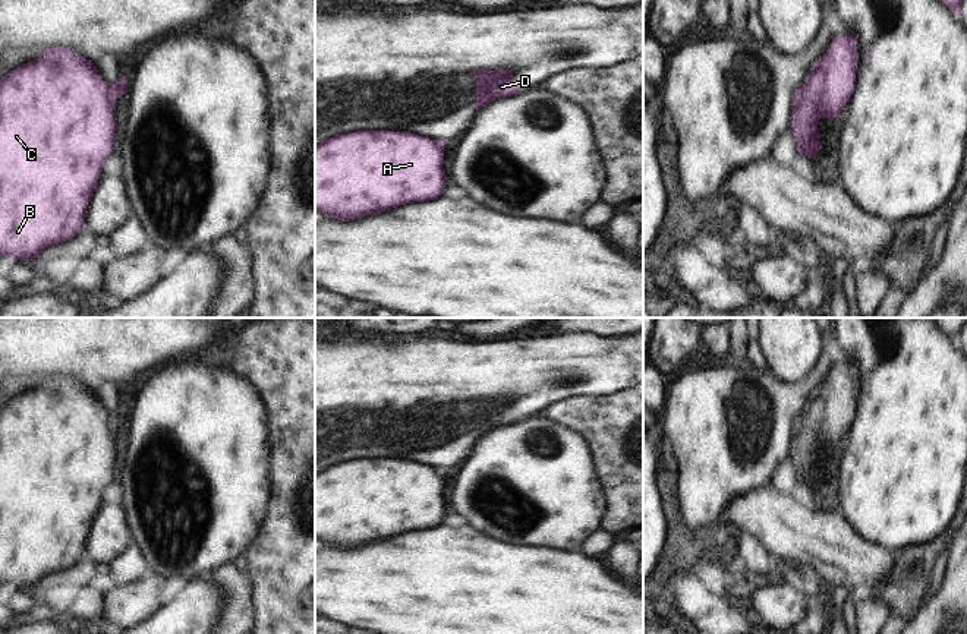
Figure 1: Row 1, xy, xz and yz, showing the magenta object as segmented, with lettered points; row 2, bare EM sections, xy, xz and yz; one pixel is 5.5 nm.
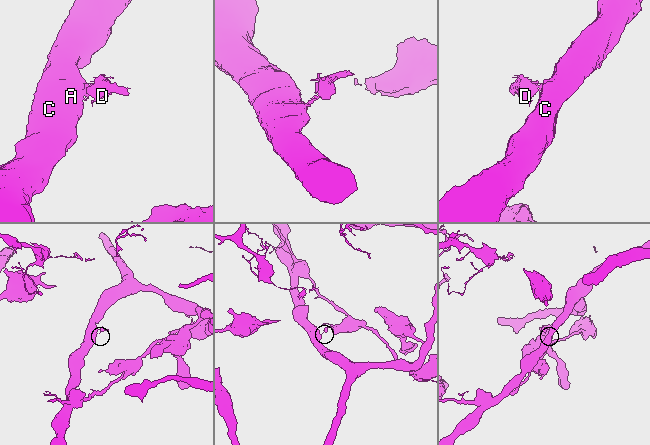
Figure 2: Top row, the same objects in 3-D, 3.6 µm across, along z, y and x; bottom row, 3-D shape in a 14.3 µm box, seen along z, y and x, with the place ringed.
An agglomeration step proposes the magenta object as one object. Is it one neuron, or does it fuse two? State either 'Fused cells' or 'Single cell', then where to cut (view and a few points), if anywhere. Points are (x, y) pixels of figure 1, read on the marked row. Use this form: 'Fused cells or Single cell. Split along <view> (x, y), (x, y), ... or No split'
Fused cells. Split along xy (109, 85), (113, 103)

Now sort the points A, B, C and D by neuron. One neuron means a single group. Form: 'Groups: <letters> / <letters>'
Groups: A B C / D

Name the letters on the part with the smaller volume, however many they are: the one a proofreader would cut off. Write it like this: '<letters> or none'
D

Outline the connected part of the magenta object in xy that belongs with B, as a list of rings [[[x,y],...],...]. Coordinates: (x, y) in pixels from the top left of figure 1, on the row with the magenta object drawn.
[[[64,47],[45,48],[38,59],[4,73],[0,81],[0,255],[9,255],[16,264],[22,258],[26,264],[31,258],[40,256],[45,247],[70,240],[84,230],[88,204],[98,186],[104,160],[113,151],[114,136],[119,129],[113,117],[113,107],[110,85],[100,78],[92,61]]]

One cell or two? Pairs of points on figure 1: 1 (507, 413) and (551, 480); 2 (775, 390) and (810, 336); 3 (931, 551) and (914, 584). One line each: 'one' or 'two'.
1: two
2: two
3: one

